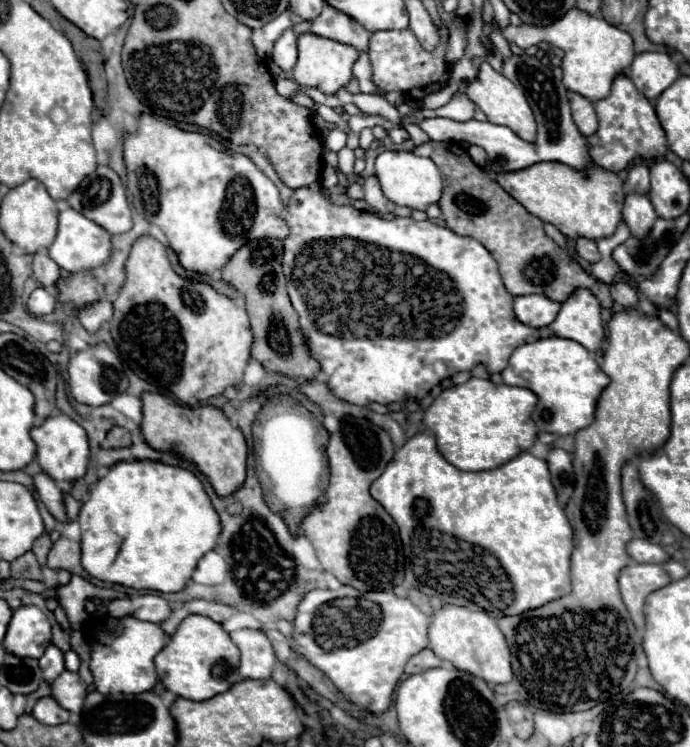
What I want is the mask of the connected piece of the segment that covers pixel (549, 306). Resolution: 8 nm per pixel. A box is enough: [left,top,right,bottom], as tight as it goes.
[514,295,560,327]

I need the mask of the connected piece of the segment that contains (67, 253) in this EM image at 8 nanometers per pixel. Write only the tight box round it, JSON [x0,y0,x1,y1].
[48,207,112,273]

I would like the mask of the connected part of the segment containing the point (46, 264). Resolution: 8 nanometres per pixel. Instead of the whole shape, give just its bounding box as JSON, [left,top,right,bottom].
[32,253,62,289]

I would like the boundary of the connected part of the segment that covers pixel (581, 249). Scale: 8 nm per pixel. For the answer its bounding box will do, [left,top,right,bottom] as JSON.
[574,237,600,263]

